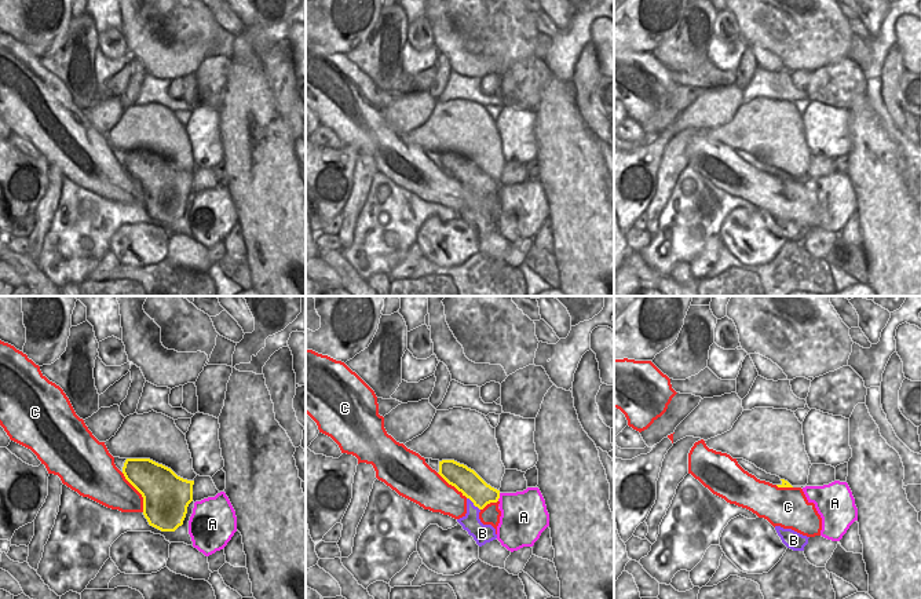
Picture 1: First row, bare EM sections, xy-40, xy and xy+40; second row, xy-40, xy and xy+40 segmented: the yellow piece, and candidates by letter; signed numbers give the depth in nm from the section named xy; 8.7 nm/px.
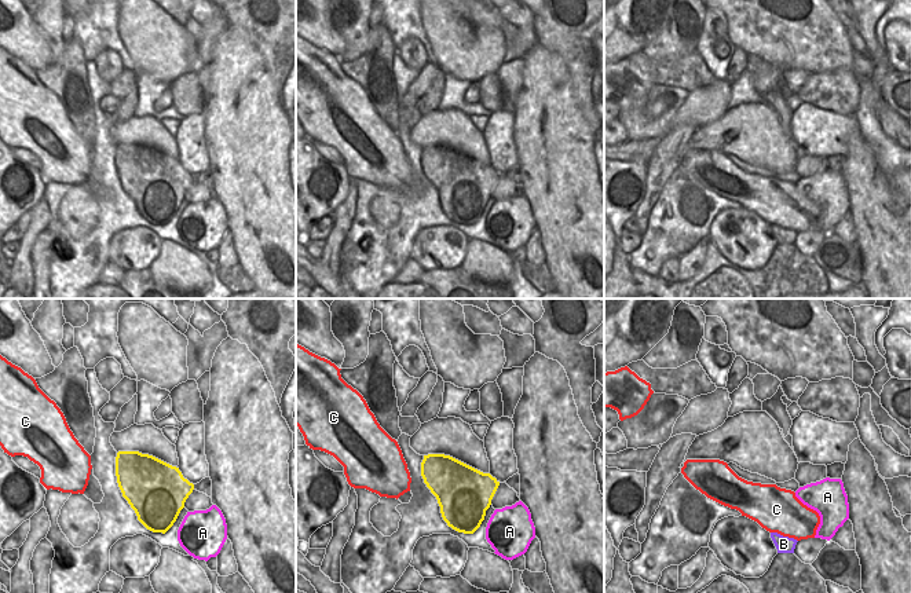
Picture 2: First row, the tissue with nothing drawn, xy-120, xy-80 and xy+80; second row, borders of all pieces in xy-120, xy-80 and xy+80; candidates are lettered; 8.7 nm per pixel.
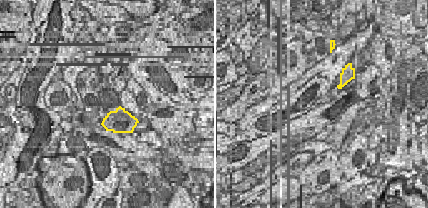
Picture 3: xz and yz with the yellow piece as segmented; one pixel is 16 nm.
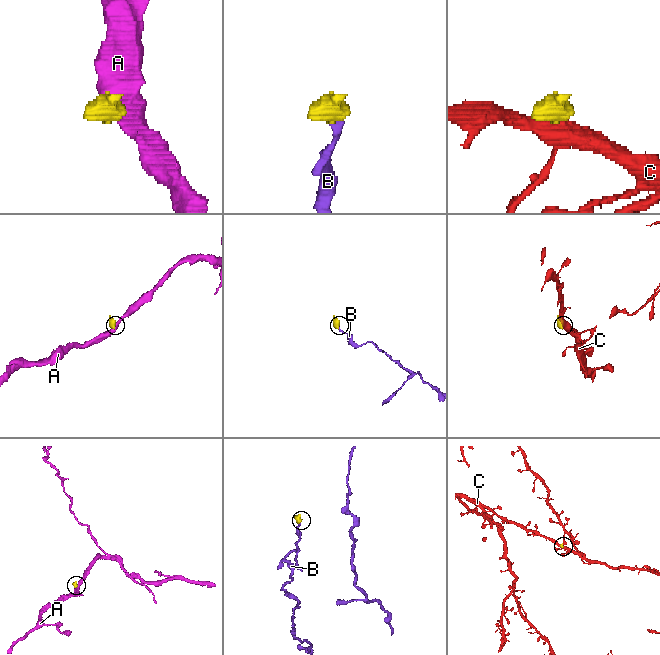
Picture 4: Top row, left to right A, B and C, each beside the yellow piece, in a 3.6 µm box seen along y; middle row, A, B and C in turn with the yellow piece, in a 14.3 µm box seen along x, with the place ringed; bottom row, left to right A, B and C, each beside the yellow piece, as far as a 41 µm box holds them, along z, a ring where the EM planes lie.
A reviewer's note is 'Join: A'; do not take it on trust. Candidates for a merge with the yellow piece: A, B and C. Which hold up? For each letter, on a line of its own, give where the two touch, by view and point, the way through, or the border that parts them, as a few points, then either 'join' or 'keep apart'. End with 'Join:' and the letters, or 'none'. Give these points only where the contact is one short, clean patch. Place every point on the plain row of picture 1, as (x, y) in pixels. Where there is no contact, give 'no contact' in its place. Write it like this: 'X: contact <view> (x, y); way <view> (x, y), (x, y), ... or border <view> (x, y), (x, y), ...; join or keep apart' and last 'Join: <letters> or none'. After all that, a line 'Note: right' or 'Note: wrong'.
A: contact xy (499, 189); keep apart
B: contact xy (474, 196); way xy (464, 171), (474, 181), (474, 196), (471, 214); join
C: contact xy-40 (138, 182); keep apart
Join: B
Note: wrong

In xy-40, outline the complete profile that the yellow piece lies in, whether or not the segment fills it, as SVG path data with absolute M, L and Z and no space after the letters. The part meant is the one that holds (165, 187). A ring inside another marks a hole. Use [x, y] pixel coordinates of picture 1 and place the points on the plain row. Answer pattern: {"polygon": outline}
{"polygon": "M127 150L125 171L143 189L143 207L161 223L175 223L183 216L193 193L194 172L178 168L171 160L150 150Z"}

